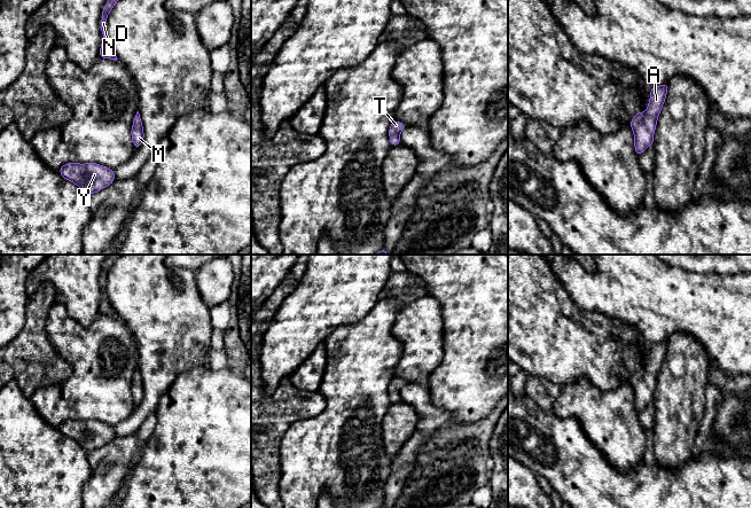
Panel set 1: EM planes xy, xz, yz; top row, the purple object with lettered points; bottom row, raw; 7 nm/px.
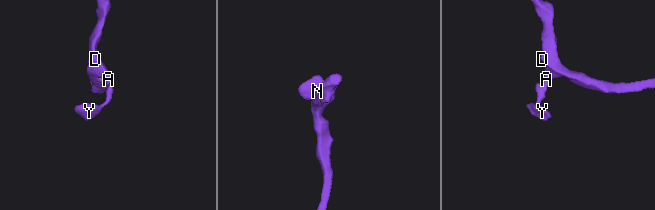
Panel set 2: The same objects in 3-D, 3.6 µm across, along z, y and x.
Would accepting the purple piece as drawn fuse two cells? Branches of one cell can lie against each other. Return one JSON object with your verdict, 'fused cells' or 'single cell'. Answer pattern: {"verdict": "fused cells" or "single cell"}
{"verdict": "single cell"}

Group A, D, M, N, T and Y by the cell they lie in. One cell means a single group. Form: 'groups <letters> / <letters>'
groups A D M N T Y

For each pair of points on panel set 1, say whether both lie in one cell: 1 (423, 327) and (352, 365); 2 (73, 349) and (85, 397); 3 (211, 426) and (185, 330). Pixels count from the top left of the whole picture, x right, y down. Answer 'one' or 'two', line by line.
1: two
2: one
3: two

